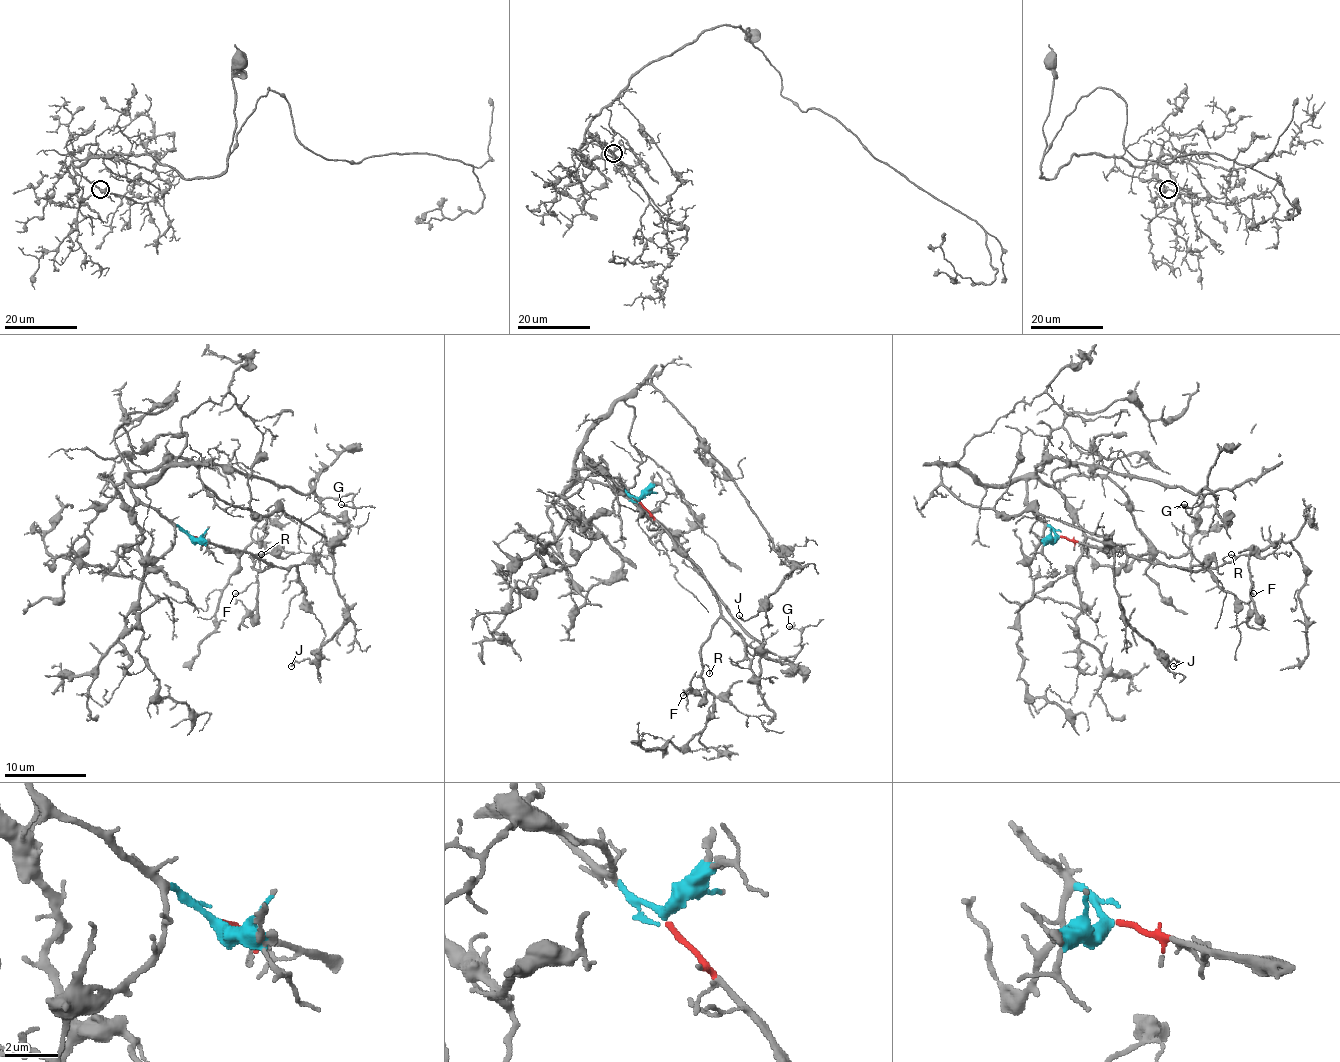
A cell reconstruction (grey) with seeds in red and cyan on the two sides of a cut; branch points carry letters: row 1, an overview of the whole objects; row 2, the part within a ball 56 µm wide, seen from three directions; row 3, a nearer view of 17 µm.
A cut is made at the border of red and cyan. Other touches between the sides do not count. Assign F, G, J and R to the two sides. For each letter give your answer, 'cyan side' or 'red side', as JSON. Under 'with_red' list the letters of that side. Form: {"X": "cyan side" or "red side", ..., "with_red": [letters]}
{"F": "red side", "G": "cyan side", "J": "cyan side", "R": "red side", "with_red": ["F", "R"]}

